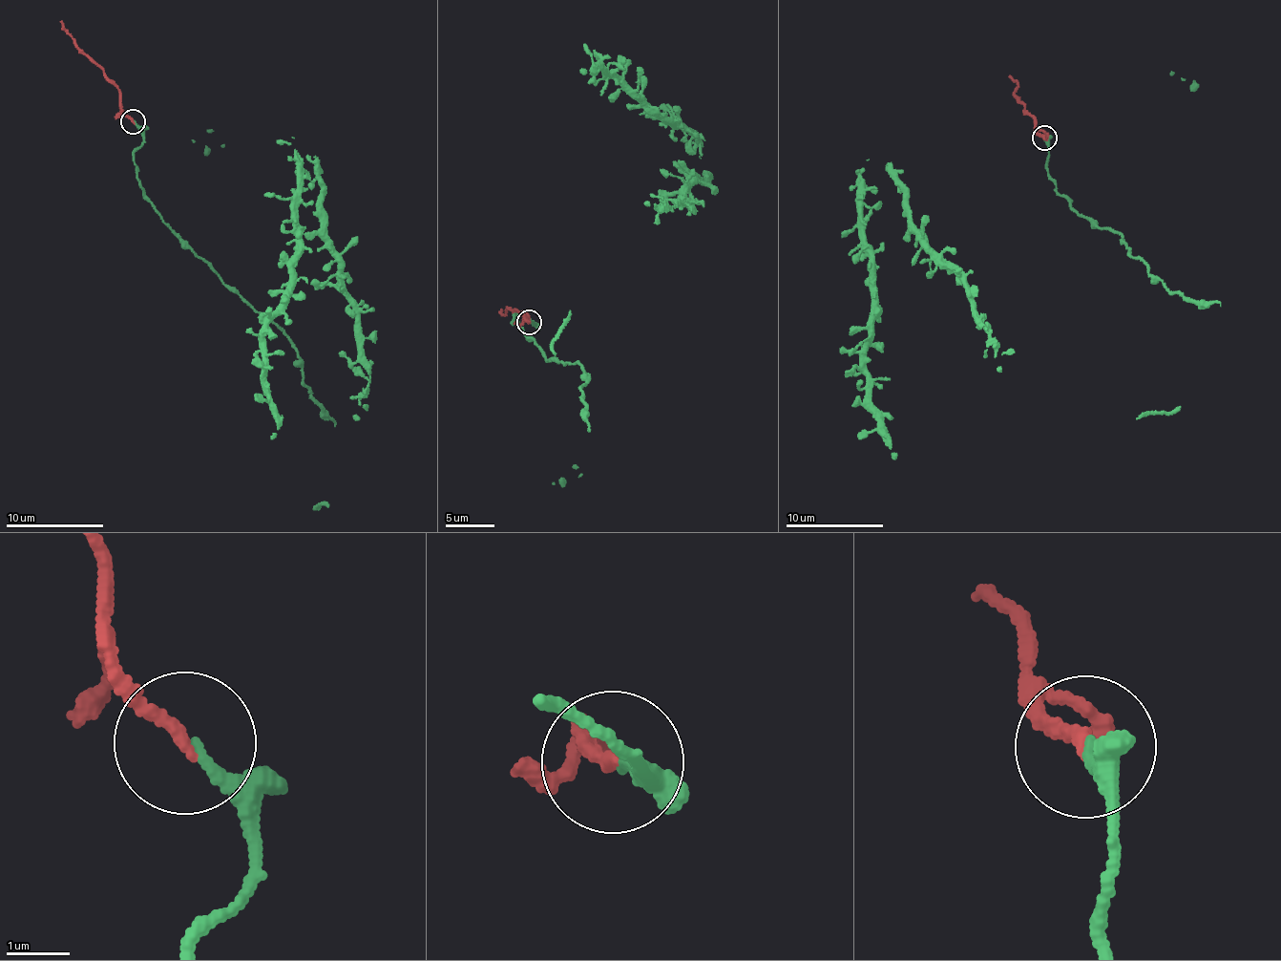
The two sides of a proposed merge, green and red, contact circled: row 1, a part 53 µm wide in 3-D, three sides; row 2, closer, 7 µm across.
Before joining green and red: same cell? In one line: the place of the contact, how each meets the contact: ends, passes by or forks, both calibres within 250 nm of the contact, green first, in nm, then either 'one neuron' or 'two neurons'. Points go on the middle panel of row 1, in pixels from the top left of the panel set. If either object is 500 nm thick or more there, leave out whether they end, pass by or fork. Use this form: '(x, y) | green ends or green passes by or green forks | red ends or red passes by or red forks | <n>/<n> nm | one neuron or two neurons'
(529, 322) | green ends | red ends | 200/200 nm | one neuron

